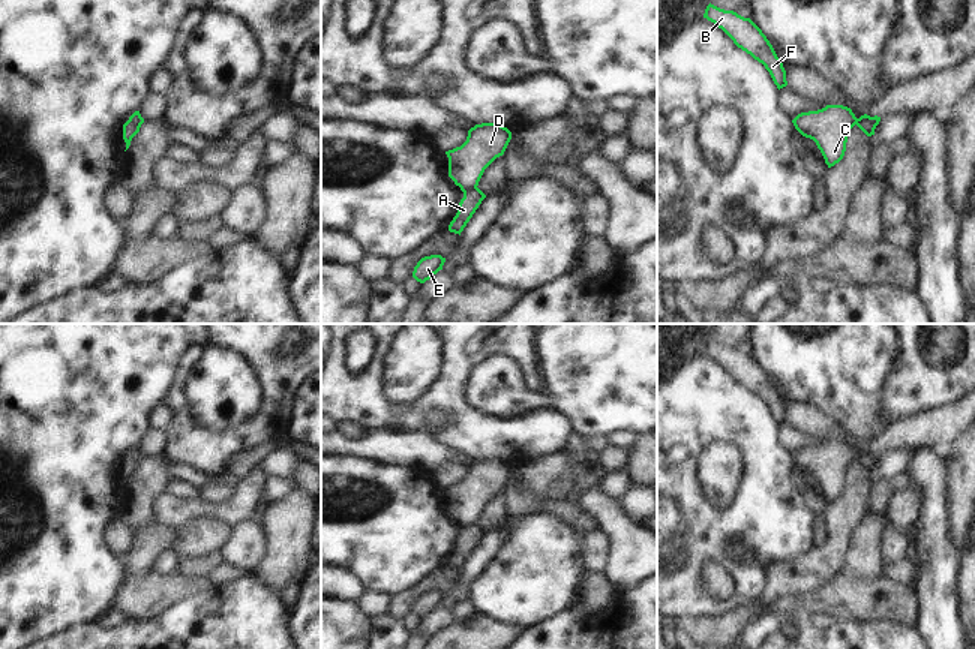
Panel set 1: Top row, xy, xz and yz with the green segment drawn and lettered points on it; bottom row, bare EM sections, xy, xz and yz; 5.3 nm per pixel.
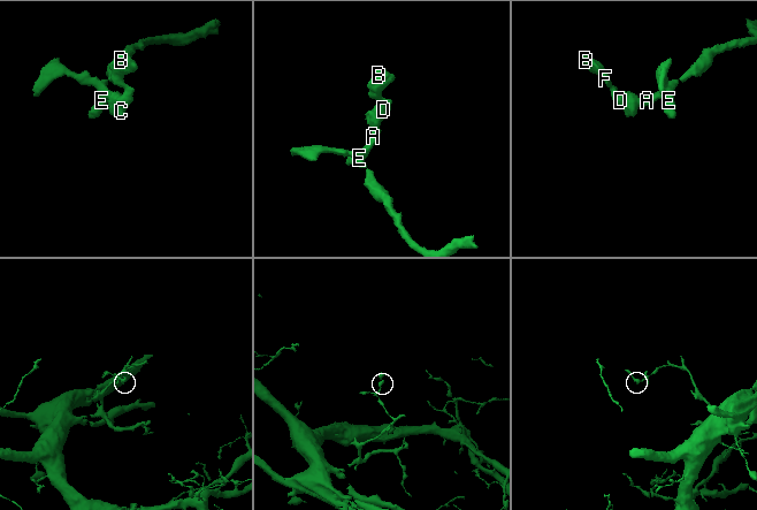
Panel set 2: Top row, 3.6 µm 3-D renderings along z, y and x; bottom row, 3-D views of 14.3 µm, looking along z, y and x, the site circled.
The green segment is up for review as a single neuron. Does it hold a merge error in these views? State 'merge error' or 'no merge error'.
merge error

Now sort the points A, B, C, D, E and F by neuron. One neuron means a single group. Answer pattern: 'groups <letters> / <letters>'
groups A E / B C D F

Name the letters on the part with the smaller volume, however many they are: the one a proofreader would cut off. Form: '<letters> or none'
B, C, D, F

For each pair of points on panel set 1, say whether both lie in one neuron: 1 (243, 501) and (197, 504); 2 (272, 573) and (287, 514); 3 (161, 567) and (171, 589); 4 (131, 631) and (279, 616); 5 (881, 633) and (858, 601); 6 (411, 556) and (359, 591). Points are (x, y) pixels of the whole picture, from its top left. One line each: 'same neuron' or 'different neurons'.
1: same neuron
2: same neuron
3: different neurons
4: same neuron
5: different neurons
6: different neurons

